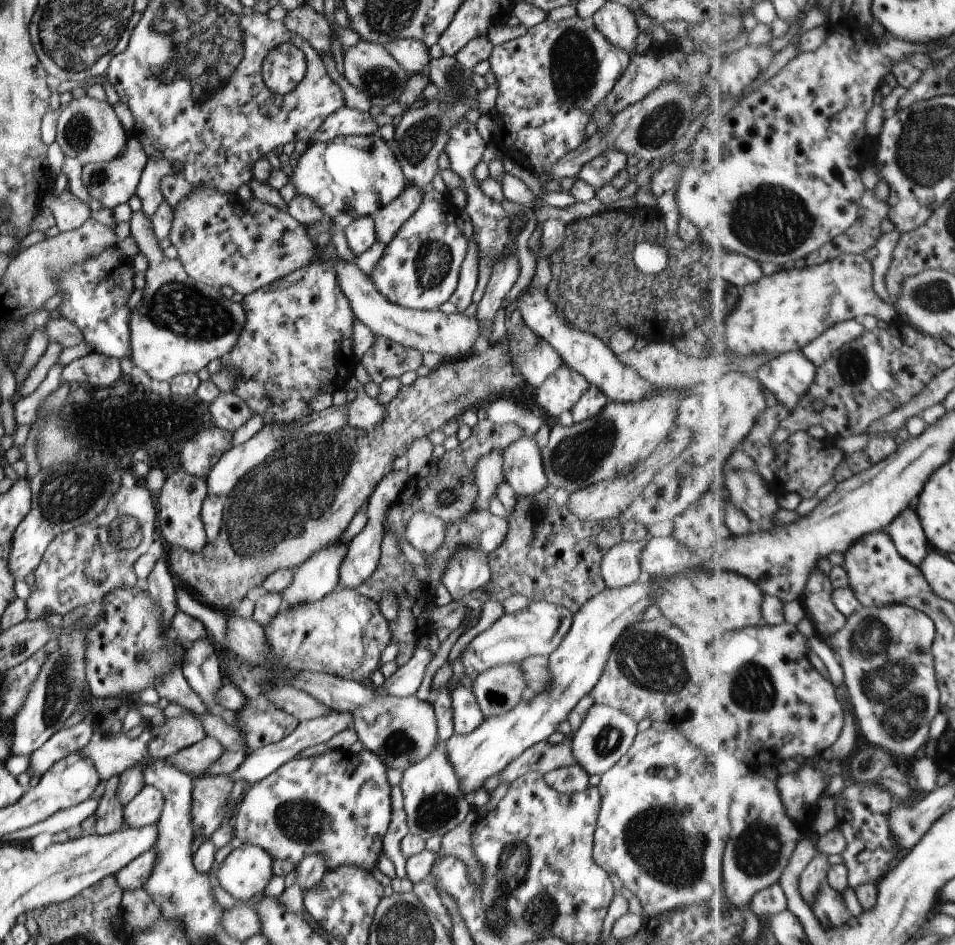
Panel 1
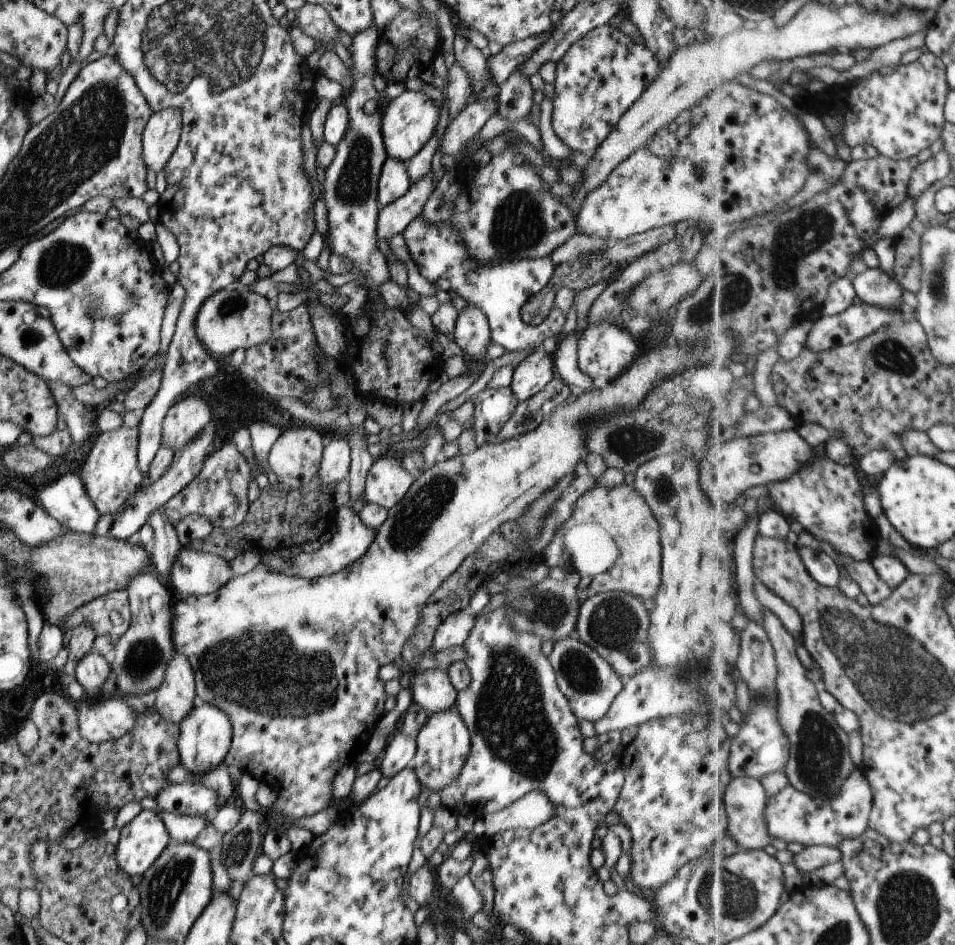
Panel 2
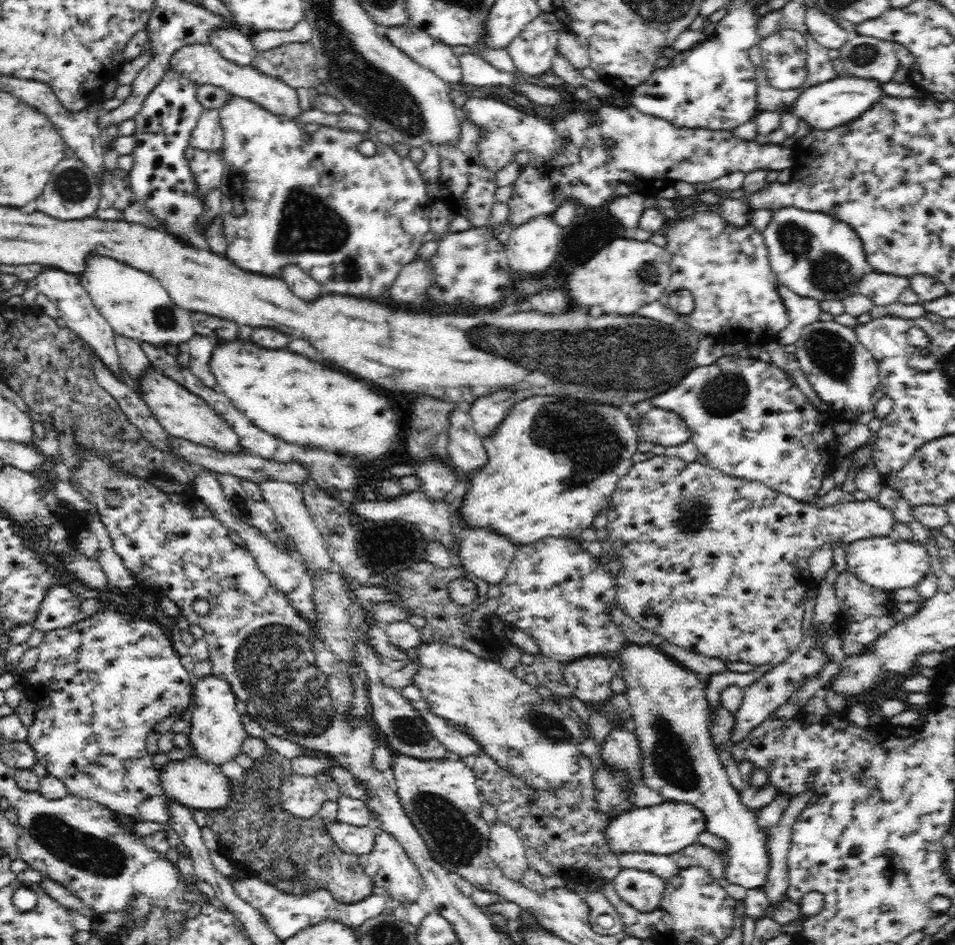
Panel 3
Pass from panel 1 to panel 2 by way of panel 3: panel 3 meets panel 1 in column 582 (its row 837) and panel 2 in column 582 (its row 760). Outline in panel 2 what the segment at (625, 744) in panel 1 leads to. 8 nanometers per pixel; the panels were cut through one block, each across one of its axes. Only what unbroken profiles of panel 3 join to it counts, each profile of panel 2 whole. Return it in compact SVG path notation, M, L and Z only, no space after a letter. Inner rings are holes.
M576 630L553 644L549 655L560 692L568 699L570 710L580 720L593 724L608 712L610 705L623 689L624 679L591 646L579 639Z

